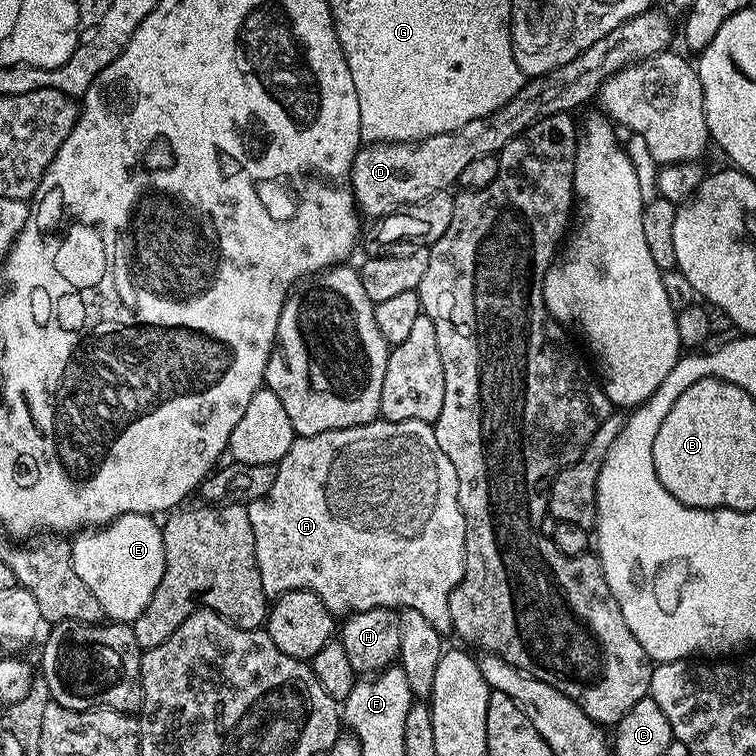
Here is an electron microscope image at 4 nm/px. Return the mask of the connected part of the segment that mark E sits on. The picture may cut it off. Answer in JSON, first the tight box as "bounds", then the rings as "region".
{"bounds":[71,514,166,624],"region":[[[122,514],[101,527],[81,530],[71,537],[72,561],[78,578],[98,598],[109,621],[131,624],[146,610],[166,566],[164,534],[152,516]]]}

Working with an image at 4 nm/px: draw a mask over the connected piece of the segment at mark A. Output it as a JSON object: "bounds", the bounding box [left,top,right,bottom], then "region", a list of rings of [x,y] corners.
{"bounds":[247,418,466,634],"region":[[[383,418],[372,420],[362,426],[350,426],[338,430],[326,430],[313,436],[297,436],[286,450],[286,454],[276,465],[274,486],[260,500],[247,505],[250,526],[254,530],[254,546],[258,558],[258,570],[262,574],[262,590],[270,598],[293,592],[306,590],[318,594],[322,602],[333,614],[351,614],[375,608],[391,608],[393,610],[418,610],[434,630],[442,634],[452,632],[450,622],[450,594],[458,582],[462,582],[464,563],[466,562],[466,518],[462,518],[462,506],[458,502],[458,474],[454,474],[454,465],[450,458],[442,454],[442,446],[438,446],[436,429],[432,424],[421,420],[406,422],[390,422]]]}

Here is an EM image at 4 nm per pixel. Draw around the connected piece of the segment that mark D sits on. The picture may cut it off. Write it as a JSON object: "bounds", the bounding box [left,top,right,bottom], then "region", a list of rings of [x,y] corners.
{"bounds":[352,10,673,218],"region":[[[649,10],[622,22],[622,26],[614,26],[606,38],[598,38],[598,42],[582,50],[578,58],[570,58],[566,66],[558,66],[541,76],[525,79],[522,90],[518,90],[506,106],[488,116],[466,122],[466,126],[459,130],[434,134],[410,144],[365,143],[352,163],[352,194],[356,198],[357,209],[365,217],[383,218],[401,204],[413,204],[430,198],[436,192],[451,189],[451,184],[459,181],[469,162],[499,154],[536,120],[563,112],[575,113],[575,108],[582,107],[591,96],[593,99],[601,85],[614,74],[637,64],[639,60],[669,51],[673,21],[668,18],[660,20],[659,15],[659,11]]]}

